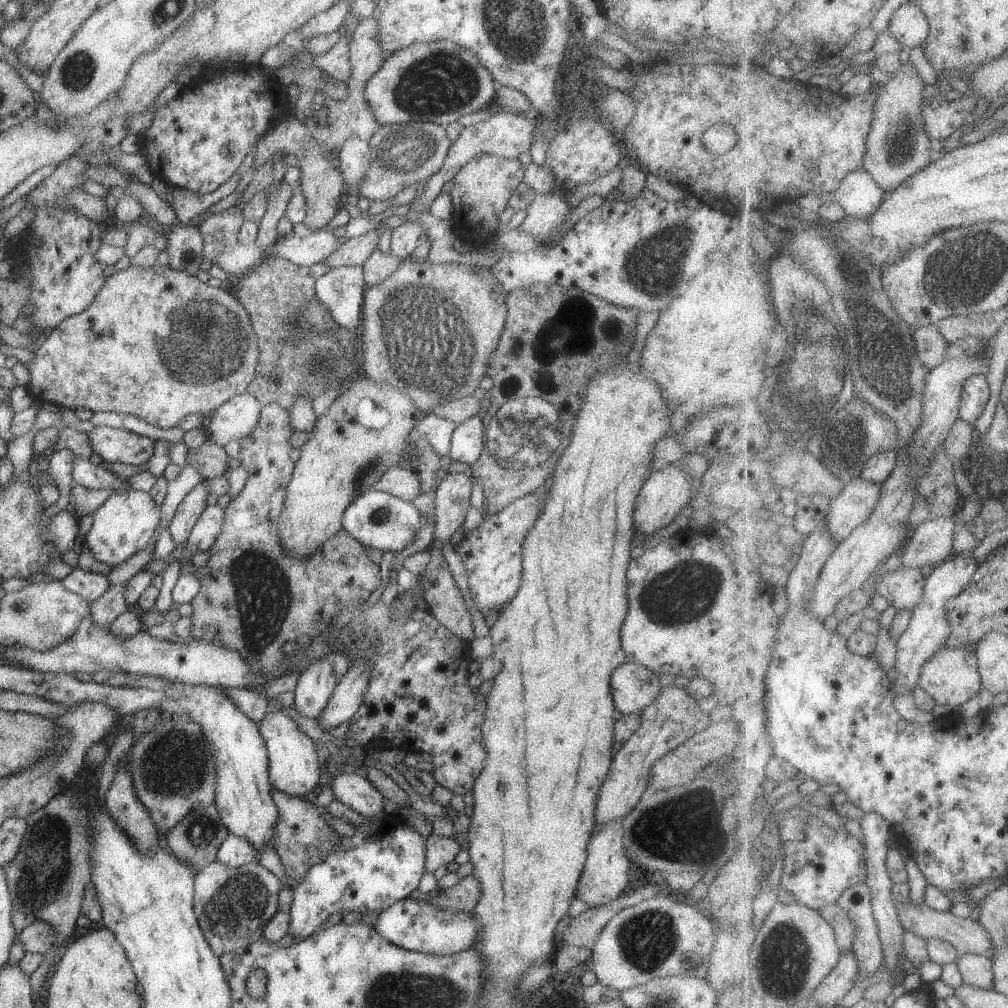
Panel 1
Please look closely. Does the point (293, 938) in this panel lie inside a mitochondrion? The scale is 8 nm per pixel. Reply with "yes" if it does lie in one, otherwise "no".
no

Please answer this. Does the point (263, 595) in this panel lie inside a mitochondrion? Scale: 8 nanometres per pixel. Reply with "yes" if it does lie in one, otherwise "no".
yes

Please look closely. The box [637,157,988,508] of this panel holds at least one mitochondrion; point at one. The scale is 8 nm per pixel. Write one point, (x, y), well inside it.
(880, 338)

